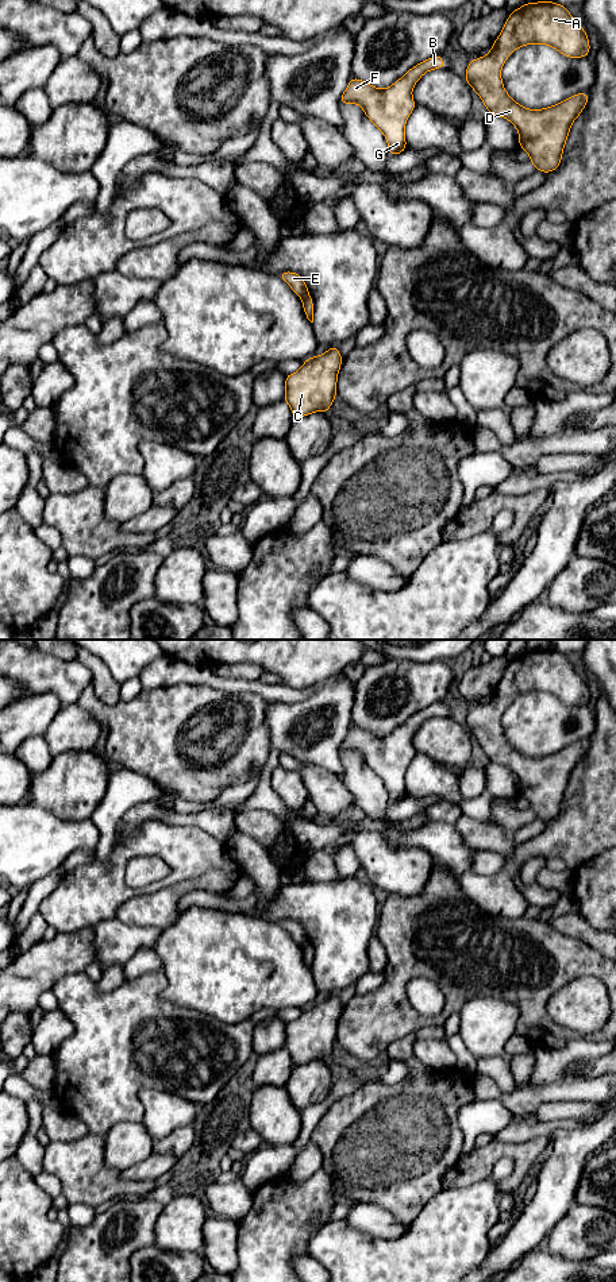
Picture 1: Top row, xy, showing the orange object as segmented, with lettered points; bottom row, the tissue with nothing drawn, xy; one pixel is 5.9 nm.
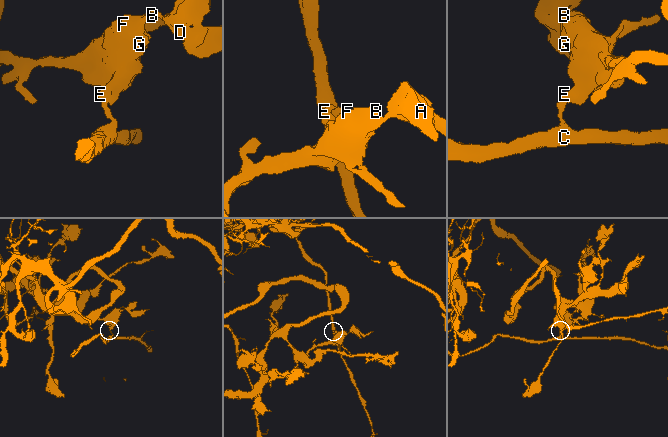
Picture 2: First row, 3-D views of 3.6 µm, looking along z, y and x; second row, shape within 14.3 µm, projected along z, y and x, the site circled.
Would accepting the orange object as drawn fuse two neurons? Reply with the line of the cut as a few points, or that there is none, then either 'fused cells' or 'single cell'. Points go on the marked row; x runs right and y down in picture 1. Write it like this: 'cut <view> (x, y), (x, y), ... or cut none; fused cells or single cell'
cut xy (307, 294), (301, 298); fused cells

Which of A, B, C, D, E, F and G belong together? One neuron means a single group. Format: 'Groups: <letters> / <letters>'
Groups: A B D E F G / C

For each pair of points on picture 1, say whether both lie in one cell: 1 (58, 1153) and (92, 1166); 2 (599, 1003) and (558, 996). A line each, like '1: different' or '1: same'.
1: same
2: same

